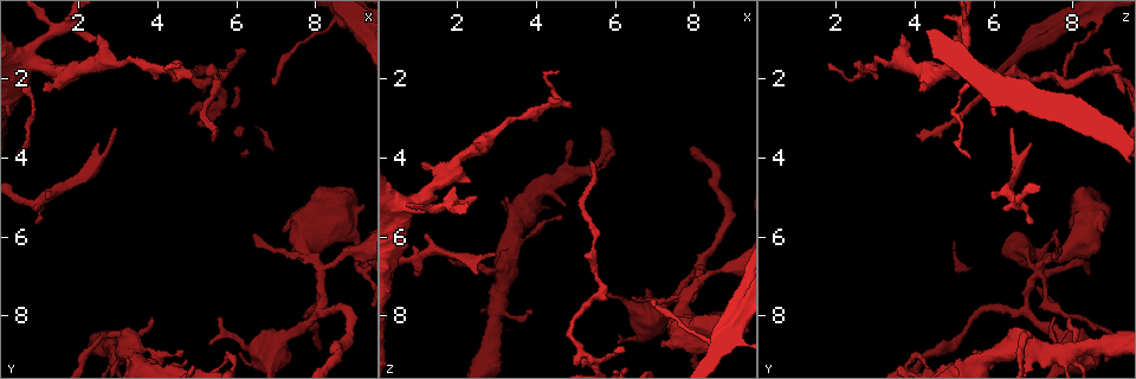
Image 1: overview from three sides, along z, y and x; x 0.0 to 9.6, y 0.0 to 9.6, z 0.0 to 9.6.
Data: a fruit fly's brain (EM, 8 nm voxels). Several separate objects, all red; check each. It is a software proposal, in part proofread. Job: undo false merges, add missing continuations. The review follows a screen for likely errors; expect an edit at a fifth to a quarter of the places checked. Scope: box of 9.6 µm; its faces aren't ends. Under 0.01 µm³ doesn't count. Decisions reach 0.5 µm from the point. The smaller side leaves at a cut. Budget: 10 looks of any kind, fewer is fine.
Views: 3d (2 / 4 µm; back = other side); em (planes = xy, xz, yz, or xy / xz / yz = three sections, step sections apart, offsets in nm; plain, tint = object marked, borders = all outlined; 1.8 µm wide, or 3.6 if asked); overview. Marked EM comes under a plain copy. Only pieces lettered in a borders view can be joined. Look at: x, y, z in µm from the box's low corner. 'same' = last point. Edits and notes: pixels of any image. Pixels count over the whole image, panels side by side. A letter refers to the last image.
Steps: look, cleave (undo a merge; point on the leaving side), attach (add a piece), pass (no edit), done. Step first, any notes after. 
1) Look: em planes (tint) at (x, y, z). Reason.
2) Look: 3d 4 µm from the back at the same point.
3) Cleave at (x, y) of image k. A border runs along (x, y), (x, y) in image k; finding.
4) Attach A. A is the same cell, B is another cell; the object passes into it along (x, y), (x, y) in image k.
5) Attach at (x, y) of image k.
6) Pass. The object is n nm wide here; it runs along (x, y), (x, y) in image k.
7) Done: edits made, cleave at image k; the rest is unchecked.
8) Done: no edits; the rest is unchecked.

Look: em planes (borders) at (8.20, 6.80, 7.15). Four-way junction.

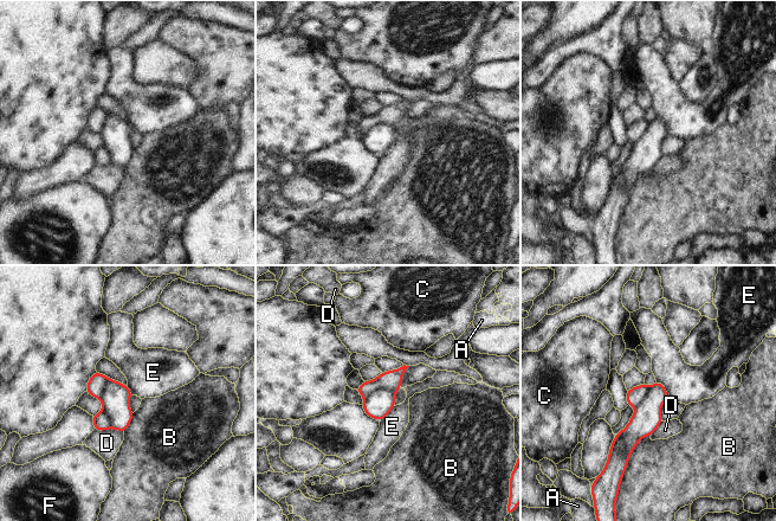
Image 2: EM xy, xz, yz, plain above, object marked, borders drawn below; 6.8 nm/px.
Cleave at (392, 379) of image 2. The object is 200 nm wide here; A, B, C, D, E and F are other cells; a second neuron is stuck on.

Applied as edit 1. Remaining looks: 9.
Look: overview. See it whole again.

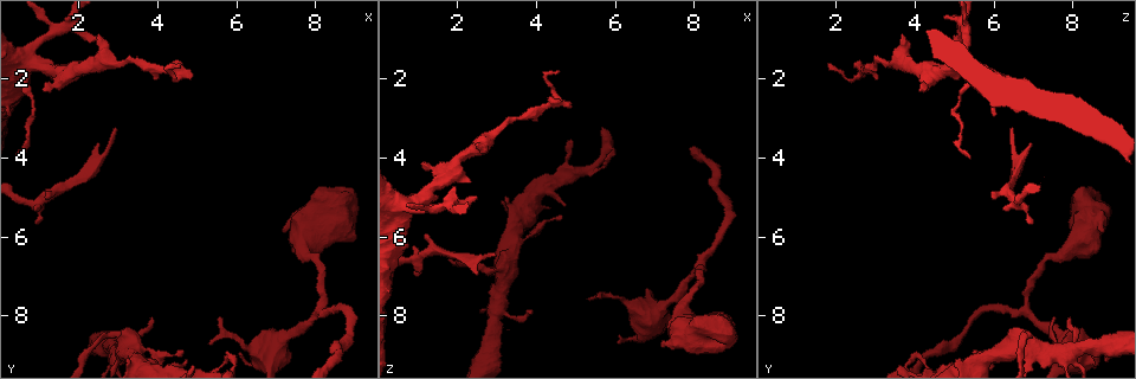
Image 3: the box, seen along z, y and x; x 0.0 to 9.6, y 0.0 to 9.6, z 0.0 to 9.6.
Look: 3d 4 µm at (1.15, 5.05, 5.95). Free end.

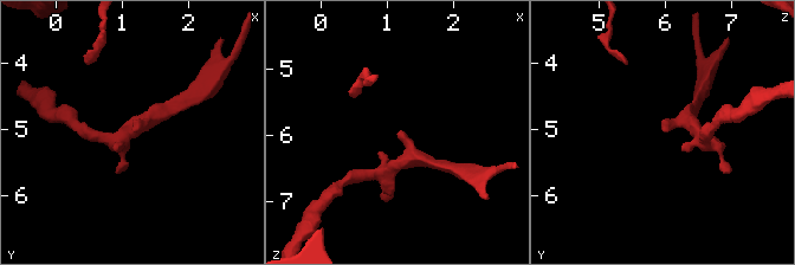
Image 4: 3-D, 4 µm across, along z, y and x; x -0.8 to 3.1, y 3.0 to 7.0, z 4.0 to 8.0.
Look: em xy step 4 (borders) at (1.15, 5.10, 5.95). The arms are 200, 260 nm wide; need the tissue.

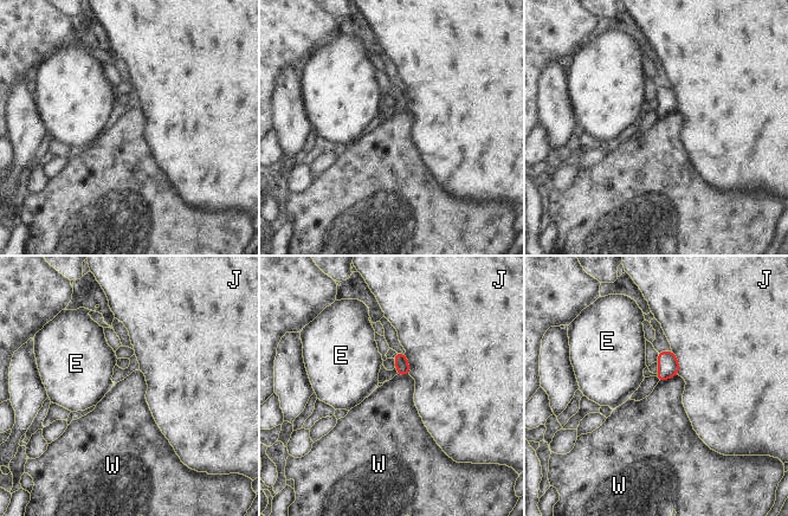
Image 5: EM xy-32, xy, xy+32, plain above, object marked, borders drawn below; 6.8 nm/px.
Look: em planes (borders) at the same point. Another direction.

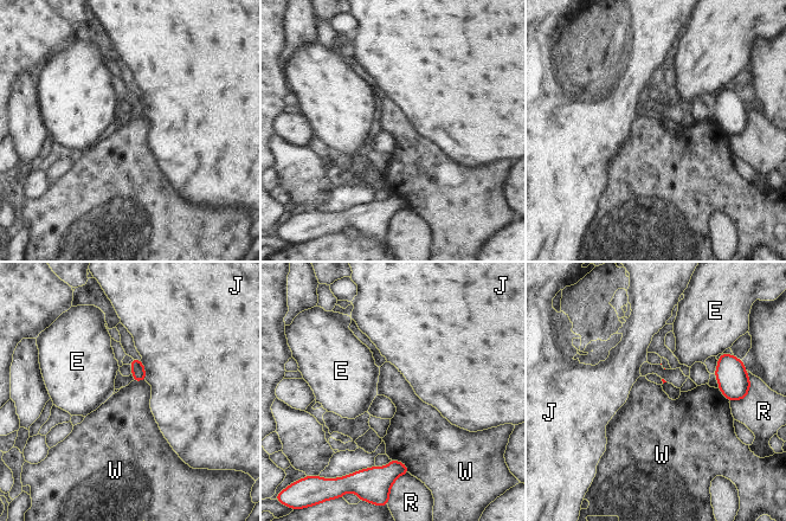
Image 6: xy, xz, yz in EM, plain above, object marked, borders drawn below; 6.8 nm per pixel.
Pass. E, J, R and W are other cells; a border runs along (391, 458), (400, 461), (410, 473) in image 6; no lettered piece goes on from it.

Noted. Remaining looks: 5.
Done: edits made, cleave at image 2; the rest is unchecked.

